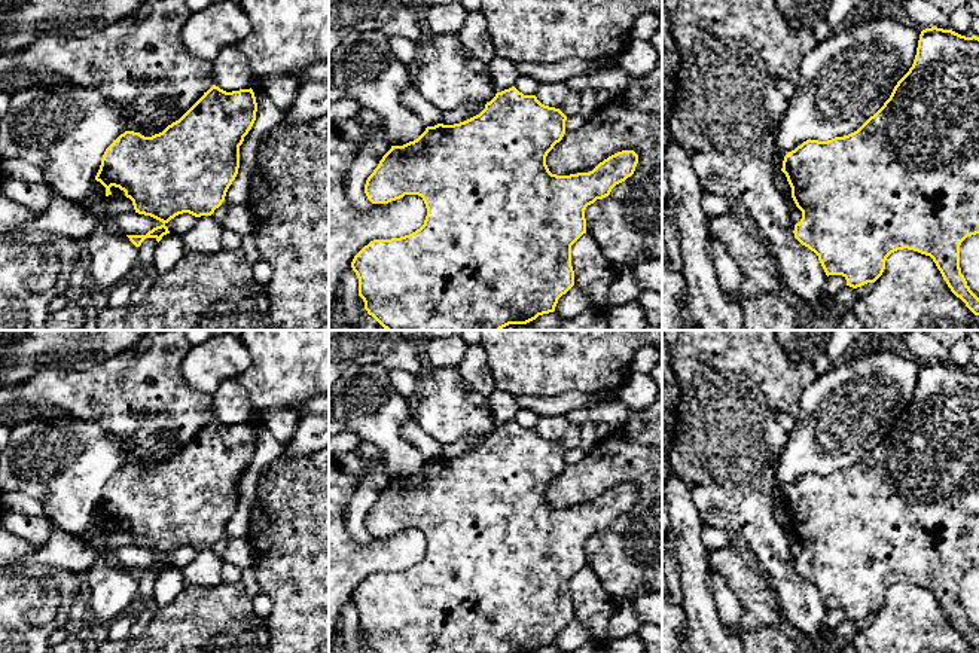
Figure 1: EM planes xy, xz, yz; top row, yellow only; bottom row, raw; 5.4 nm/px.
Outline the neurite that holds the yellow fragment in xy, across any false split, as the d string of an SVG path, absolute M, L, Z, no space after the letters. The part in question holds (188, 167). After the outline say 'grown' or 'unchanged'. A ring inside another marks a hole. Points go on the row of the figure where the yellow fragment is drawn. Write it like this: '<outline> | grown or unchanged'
M213 85L179 120L168 125L162 132L144 137L140 132L125 131L106 149L95 176L95 180L106 187L106 196L112 195L112 186L119 187L132 201L135 213L150 216L162 223L146 235L126 235L135 247L140 247L146 238L155 238L159 242L164 235L170 234L165 225L179 214L211 216L222 205L238 174L240 146L256 120L256 112L257 103L251 88L226 92Z | unchanged

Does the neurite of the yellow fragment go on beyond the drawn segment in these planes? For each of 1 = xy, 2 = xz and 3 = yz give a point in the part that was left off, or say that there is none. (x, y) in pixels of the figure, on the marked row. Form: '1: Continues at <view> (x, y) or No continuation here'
1: No continuation here
2: No continuation here
3: No continuation here

